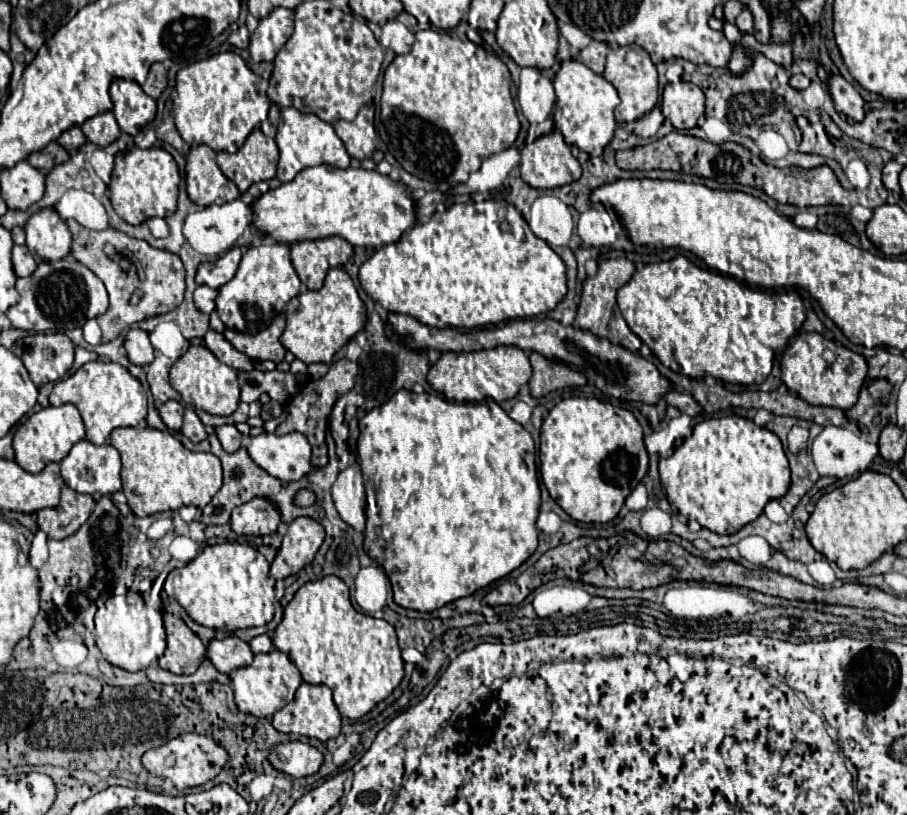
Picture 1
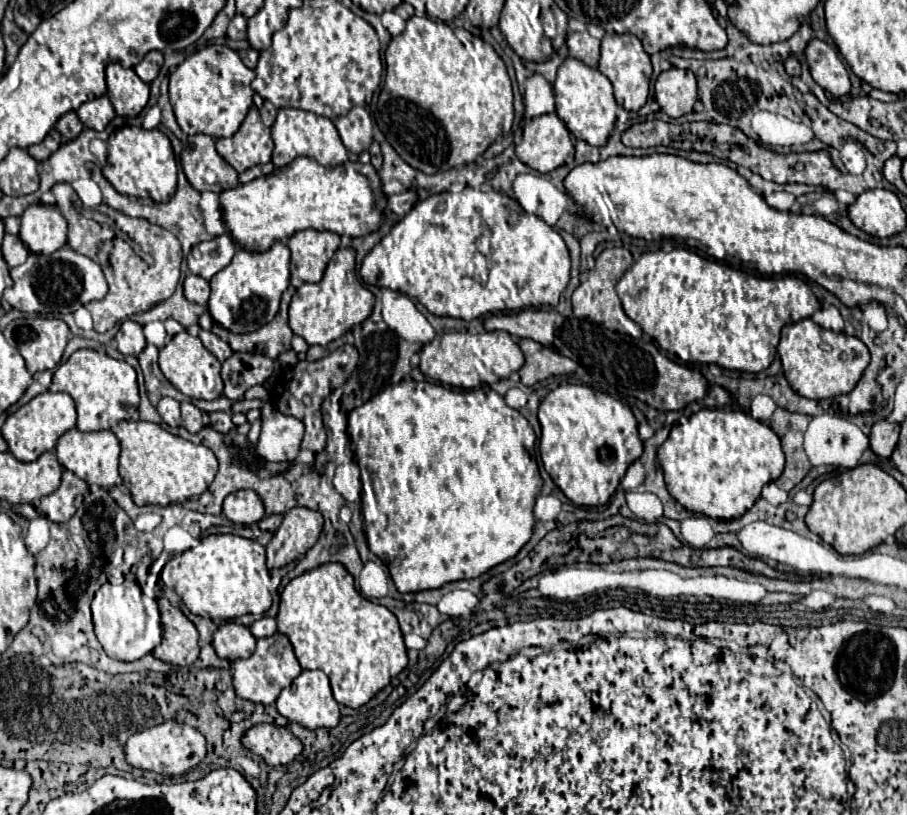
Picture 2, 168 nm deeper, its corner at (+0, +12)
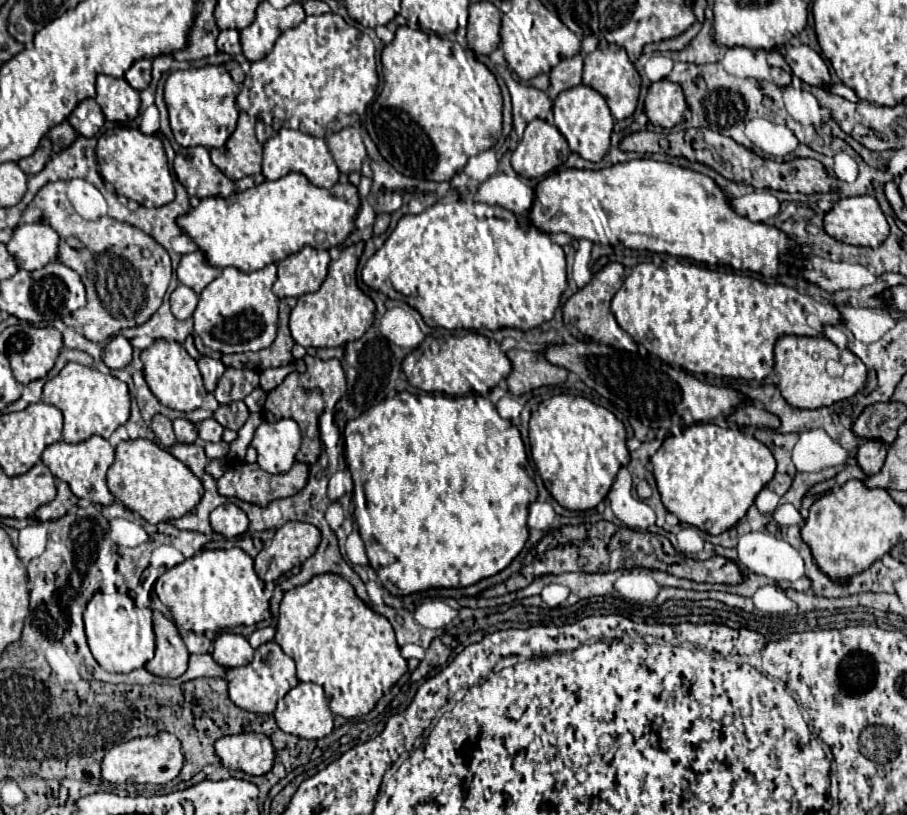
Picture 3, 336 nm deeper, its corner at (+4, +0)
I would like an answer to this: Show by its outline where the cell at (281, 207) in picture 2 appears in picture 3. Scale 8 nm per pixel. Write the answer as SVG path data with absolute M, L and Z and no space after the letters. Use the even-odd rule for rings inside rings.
M293 172L275 182L265 180L245 192L235 192L229 198L205 198L197 208L191 208L191 214L179 218L179 226L205 252L211 266L235 266L243 272L255 272L303 246L325 250L341 246L355 232L357 212L359 204L353 208L345 196L335 196L331 190L319 188L303 174ZM317 234L323 234L323 238L319 240Z

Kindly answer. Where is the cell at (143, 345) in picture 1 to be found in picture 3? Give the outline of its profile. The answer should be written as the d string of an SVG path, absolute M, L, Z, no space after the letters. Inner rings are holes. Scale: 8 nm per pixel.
M115 336L111 342L105 346L105 356L103 362L109 368L125 368L133 360L133 346L125 336Z

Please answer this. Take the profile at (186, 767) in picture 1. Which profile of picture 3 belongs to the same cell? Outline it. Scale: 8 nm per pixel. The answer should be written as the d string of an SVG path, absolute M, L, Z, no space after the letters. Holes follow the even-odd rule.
M159 732L157 736L133 738L125 744L113 746L101 764L101 776L113 784L167 784L179 776L185 764L185 754L181 750L181 742L175 734Z

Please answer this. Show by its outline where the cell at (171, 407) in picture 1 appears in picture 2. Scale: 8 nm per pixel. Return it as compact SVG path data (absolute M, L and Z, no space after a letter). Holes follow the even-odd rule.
M163 398L159 404L157 404L157 412L159 416L163 418L163 422L171 428L179 426L181 424L181 414L179 414L179 402L173 400L173 398Z

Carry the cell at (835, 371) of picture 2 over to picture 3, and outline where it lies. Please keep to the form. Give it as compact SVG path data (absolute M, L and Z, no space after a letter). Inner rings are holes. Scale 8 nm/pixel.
M781 336L775 342L775 370L783 398L795 408L823 408L855 396L867 376L865 364L851 352L841 350L833 342L807 336Z

